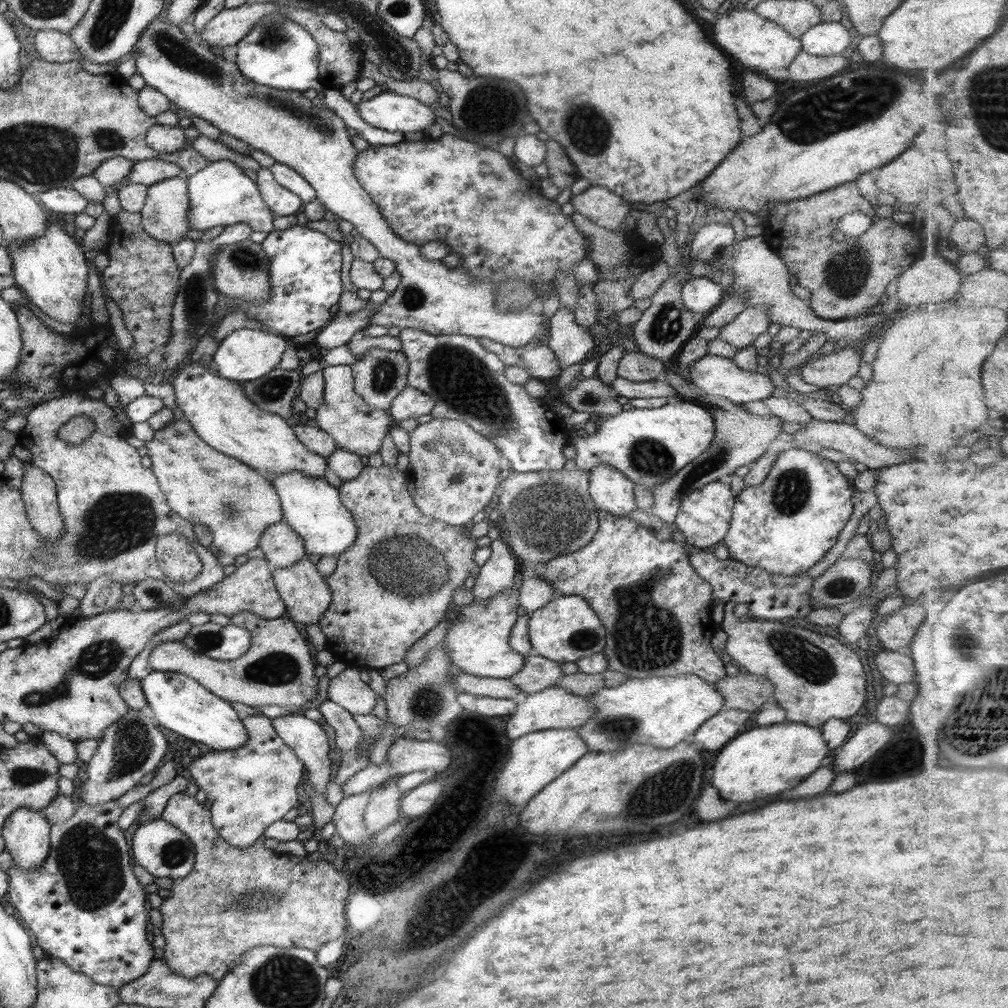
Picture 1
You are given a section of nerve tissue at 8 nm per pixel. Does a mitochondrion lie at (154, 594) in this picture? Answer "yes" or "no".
yes

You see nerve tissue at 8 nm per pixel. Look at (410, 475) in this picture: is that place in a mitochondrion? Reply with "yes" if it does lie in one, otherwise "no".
no

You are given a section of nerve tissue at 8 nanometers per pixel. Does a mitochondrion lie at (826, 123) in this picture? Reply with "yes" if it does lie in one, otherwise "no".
yes

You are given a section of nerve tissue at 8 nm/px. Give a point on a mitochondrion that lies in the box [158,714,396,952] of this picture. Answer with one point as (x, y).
(266, 904)

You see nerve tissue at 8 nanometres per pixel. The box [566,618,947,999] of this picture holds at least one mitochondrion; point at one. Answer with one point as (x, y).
(804, 659)

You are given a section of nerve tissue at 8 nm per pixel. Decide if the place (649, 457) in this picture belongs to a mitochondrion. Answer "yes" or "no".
yes

